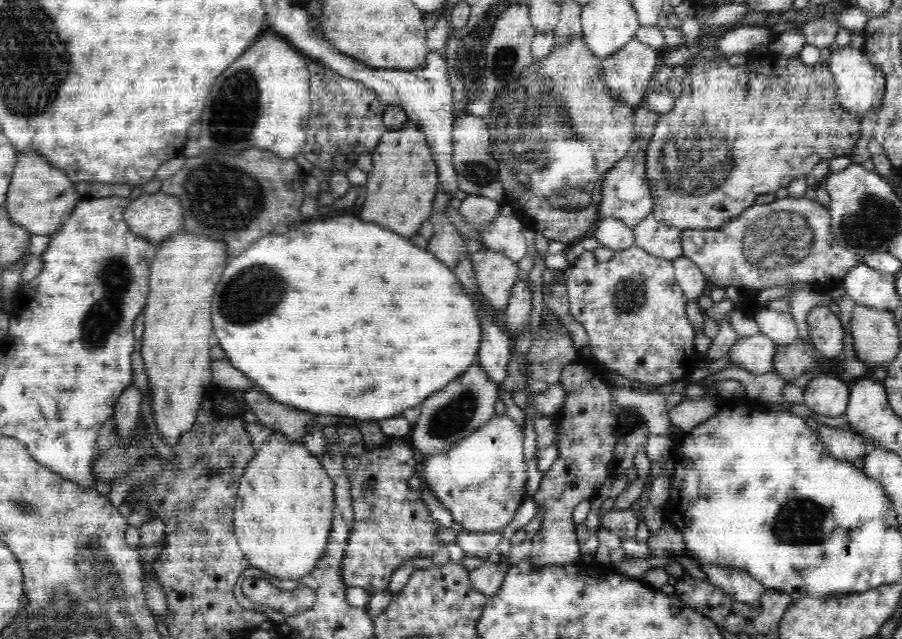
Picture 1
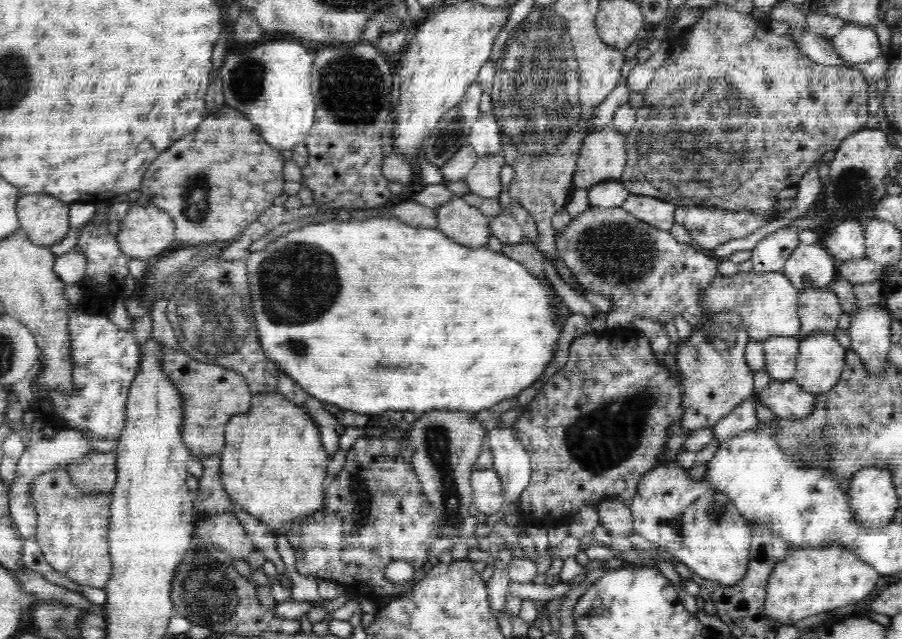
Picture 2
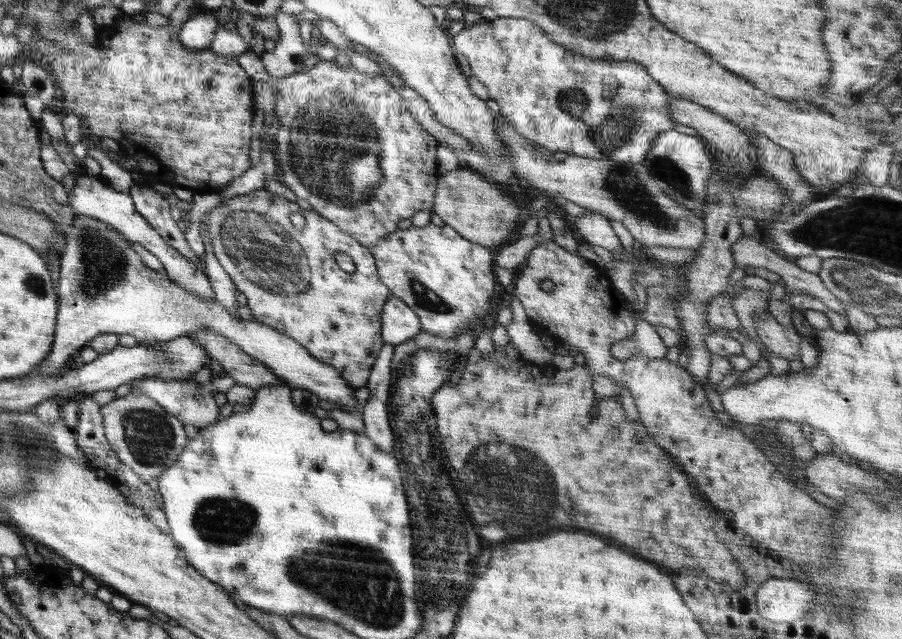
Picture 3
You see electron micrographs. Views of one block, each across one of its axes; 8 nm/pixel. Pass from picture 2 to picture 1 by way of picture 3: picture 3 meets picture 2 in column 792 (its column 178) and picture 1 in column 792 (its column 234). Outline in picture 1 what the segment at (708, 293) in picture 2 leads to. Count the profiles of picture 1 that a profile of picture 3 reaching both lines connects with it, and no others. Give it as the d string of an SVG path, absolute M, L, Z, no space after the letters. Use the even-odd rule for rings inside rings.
M766 307L753 317L758 323L760 333L769 336L776 344L794 344L799 340L798 325L791 314Z

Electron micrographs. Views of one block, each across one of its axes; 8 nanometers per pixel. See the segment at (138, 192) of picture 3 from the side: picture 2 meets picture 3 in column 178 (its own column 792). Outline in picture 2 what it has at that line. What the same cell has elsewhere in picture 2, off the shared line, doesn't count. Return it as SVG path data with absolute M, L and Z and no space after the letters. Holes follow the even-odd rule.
M785 226L764 237L752 250L752 273L781 272L792 252L799 246L799 230Z

